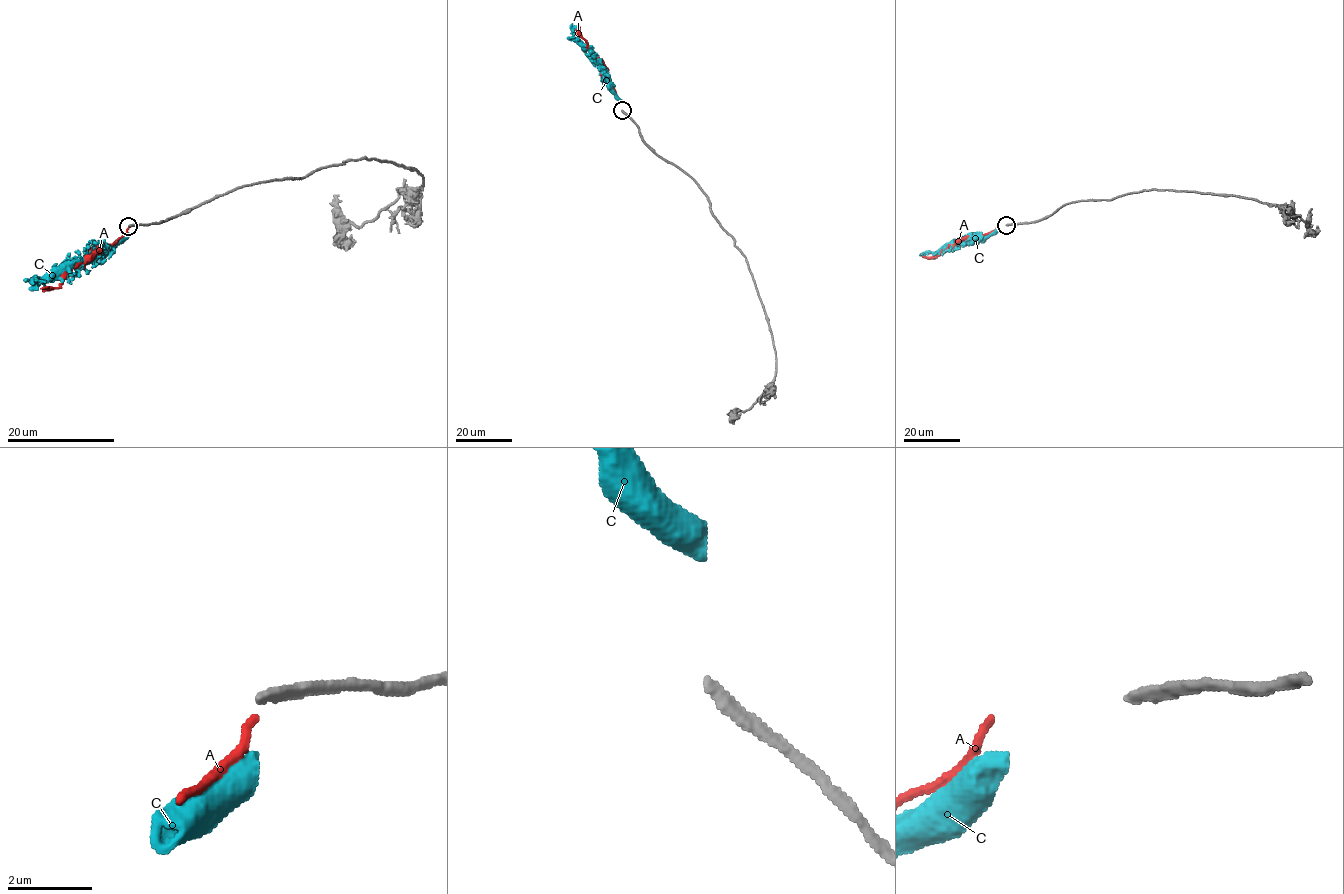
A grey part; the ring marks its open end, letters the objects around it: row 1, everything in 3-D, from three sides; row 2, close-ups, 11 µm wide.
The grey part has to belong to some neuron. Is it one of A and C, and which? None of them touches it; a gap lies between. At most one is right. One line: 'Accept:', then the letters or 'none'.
Accept: none

